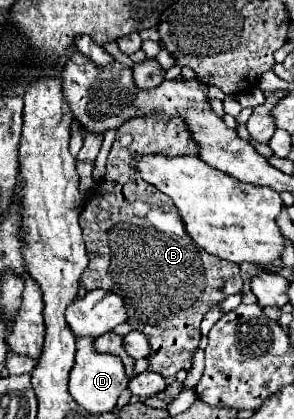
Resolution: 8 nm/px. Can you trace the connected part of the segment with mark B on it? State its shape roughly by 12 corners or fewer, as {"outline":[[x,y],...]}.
{"outline":[[181,117],[119,127],[79,217],[85,289],[121,293],[147,371],[191,367],[239,293],[133,165],[197,155]]}

